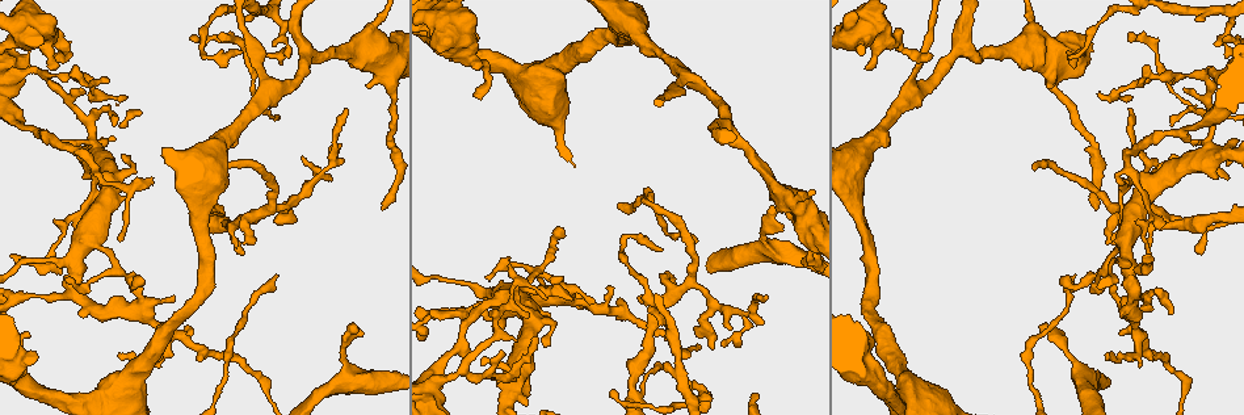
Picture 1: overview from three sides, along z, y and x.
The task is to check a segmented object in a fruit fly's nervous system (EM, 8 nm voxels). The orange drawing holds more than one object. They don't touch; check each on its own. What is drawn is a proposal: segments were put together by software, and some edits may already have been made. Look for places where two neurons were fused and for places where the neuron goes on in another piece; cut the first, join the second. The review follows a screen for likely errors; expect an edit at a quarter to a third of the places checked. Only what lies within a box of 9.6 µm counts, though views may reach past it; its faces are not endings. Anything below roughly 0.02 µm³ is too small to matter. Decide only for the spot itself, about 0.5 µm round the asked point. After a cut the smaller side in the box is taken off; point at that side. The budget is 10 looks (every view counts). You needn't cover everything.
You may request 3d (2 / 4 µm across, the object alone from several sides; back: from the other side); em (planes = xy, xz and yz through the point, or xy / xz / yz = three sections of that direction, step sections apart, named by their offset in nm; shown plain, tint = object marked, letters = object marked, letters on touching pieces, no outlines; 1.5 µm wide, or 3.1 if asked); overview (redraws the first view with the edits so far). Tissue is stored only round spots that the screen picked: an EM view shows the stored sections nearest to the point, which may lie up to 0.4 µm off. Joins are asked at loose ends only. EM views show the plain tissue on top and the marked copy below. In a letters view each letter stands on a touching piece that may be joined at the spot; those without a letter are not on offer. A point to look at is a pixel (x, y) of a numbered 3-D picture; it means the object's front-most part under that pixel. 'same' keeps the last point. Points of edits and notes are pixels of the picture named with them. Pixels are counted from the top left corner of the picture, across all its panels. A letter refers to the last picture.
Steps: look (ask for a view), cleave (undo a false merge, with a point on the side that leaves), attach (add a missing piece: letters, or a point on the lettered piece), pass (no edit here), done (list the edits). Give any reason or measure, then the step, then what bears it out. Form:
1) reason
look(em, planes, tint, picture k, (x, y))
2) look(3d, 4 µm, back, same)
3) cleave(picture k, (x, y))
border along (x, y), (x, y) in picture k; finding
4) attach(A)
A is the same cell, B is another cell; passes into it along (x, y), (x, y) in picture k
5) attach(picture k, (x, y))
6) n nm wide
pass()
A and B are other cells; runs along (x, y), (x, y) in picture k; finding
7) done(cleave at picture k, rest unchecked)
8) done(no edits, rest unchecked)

free end
look(3d, 2 µm, picture 1, (477, 96))

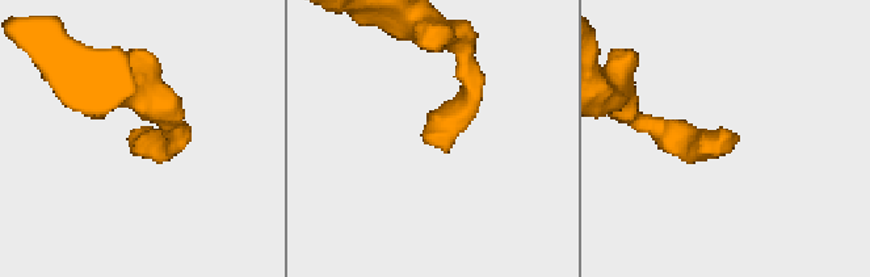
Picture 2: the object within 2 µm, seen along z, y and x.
look(em, planes, letters, picture 2, (425, 143))

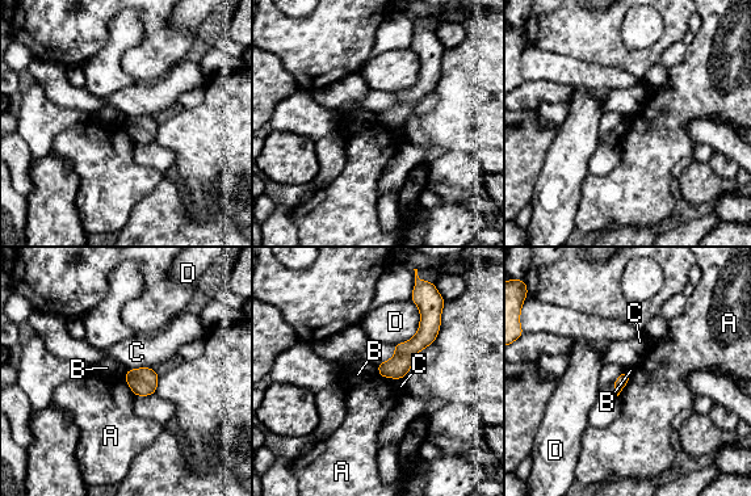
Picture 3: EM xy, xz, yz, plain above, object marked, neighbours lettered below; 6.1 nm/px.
D touches over 320 nm
pass()
A, B, C and D are other cells; border along (376, 365), (378, 374) in picture 3; no lettered piece goes on from it

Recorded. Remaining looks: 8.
an open end
look(3d, 2 µm, picture 1, (1151, 80))

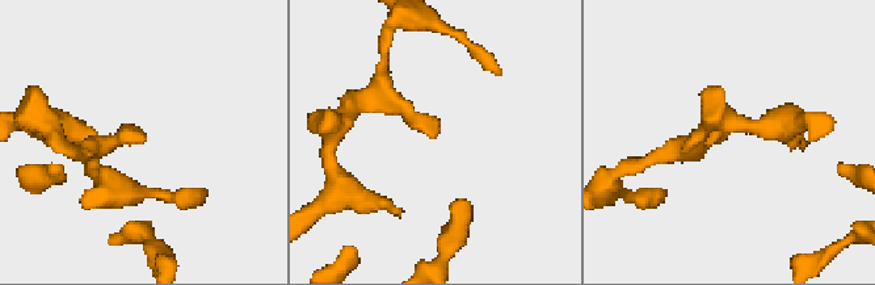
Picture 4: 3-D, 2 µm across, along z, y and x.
look(em, yz, step 8, letters, picture 4, (141, 129))

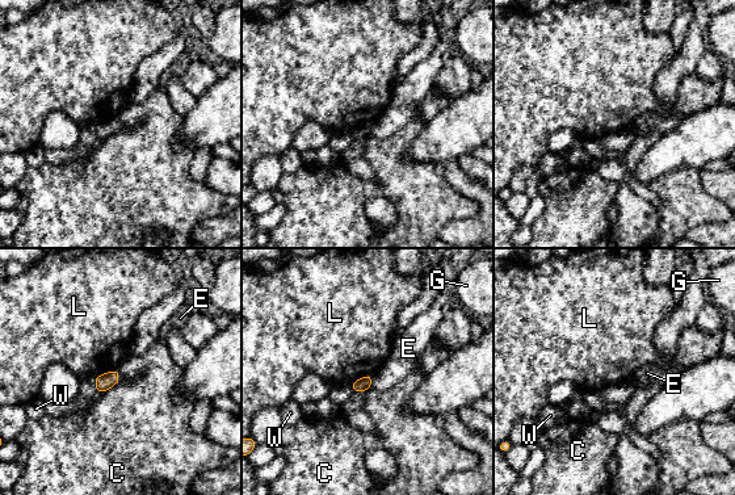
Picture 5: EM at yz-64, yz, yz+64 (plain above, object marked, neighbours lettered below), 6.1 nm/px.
look(em, planes, letters, same)

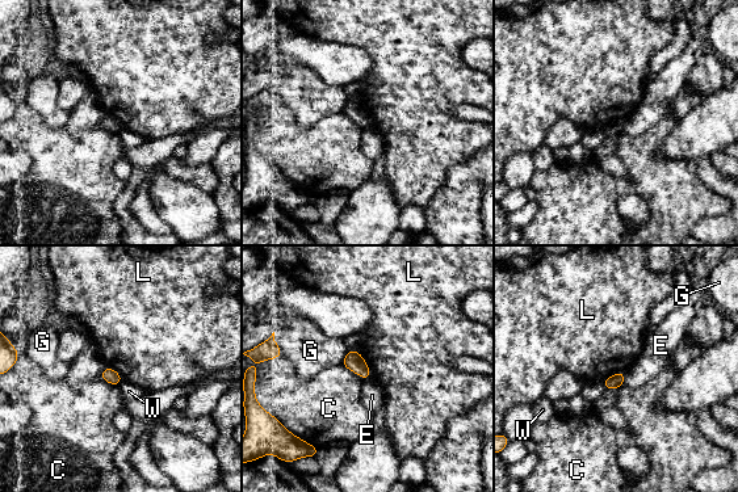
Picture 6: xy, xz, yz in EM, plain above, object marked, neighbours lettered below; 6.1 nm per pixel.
L touches over 190 nm
pass()
C, E, G, L and W are other cells; border along (356, 350), (367, 364), (370, 377) in picture 6; no lettered piece goes on from it

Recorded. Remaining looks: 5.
free end
look(3d, 2 µm, picture 1, (152, 178))

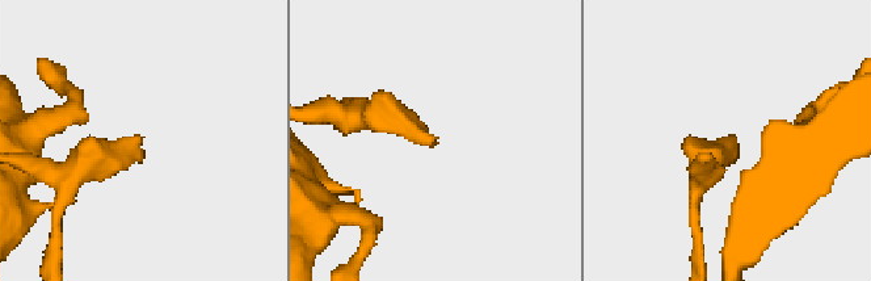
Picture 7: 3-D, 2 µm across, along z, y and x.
look(em, planes, letters, picture 7, (134, 135))

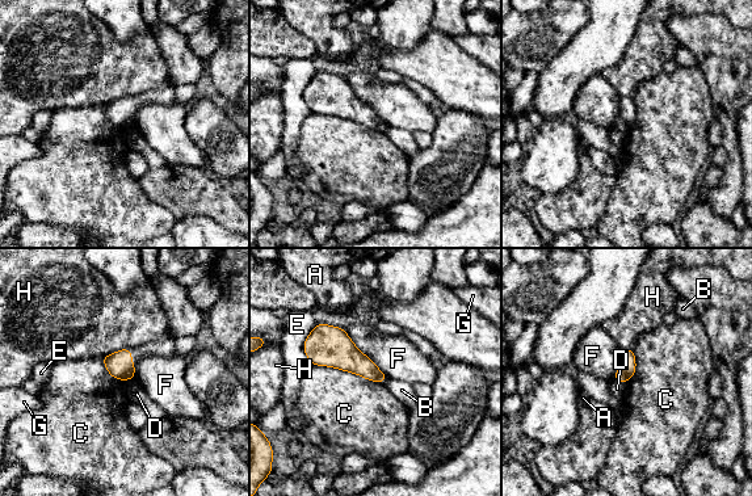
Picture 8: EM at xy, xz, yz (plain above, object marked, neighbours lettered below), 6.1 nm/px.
pass()
A, B, C, D, E, F, G and H are other cells; border along (129, 347), (103, 357) in picture 8; none of them fits

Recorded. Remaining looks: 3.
sharp bend
look(em, yz, step 4, tint, picture 1, (304, 48))

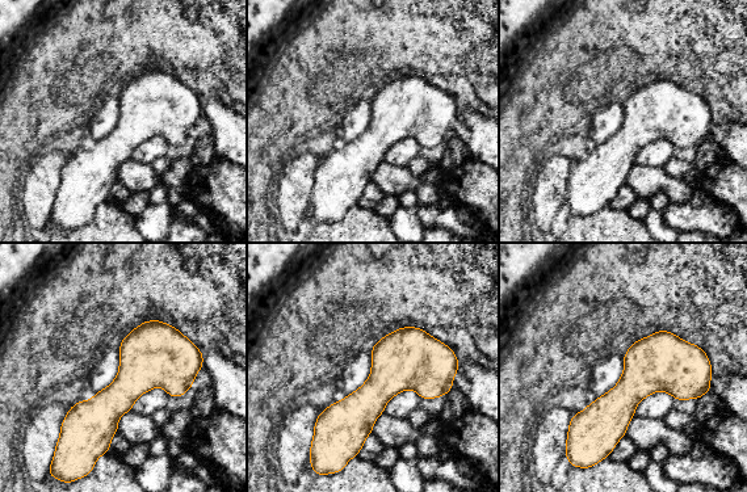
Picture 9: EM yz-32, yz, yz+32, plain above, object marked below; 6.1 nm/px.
look(em, planes, letters, same)

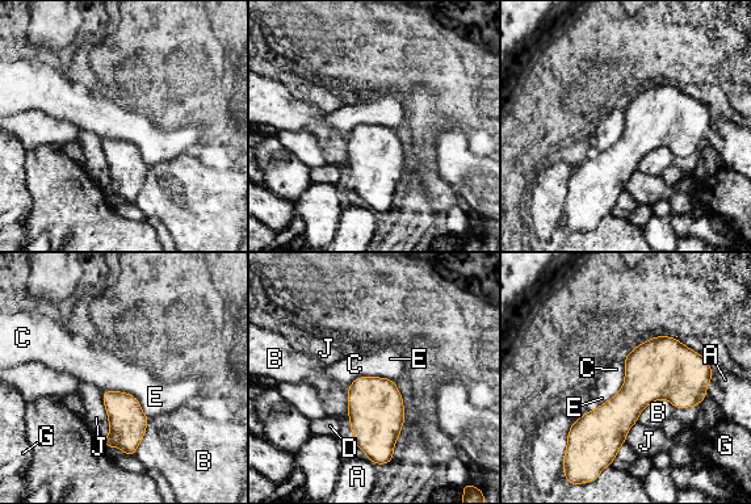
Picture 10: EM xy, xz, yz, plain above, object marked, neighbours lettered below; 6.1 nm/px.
pass()
A, B, C, D, E, G and J are other cells; border along (675, 407), (655, 399), (637, 420) in picture 10; continuous, no second neuron

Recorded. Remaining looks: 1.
done(no edits, rest unchecked)

